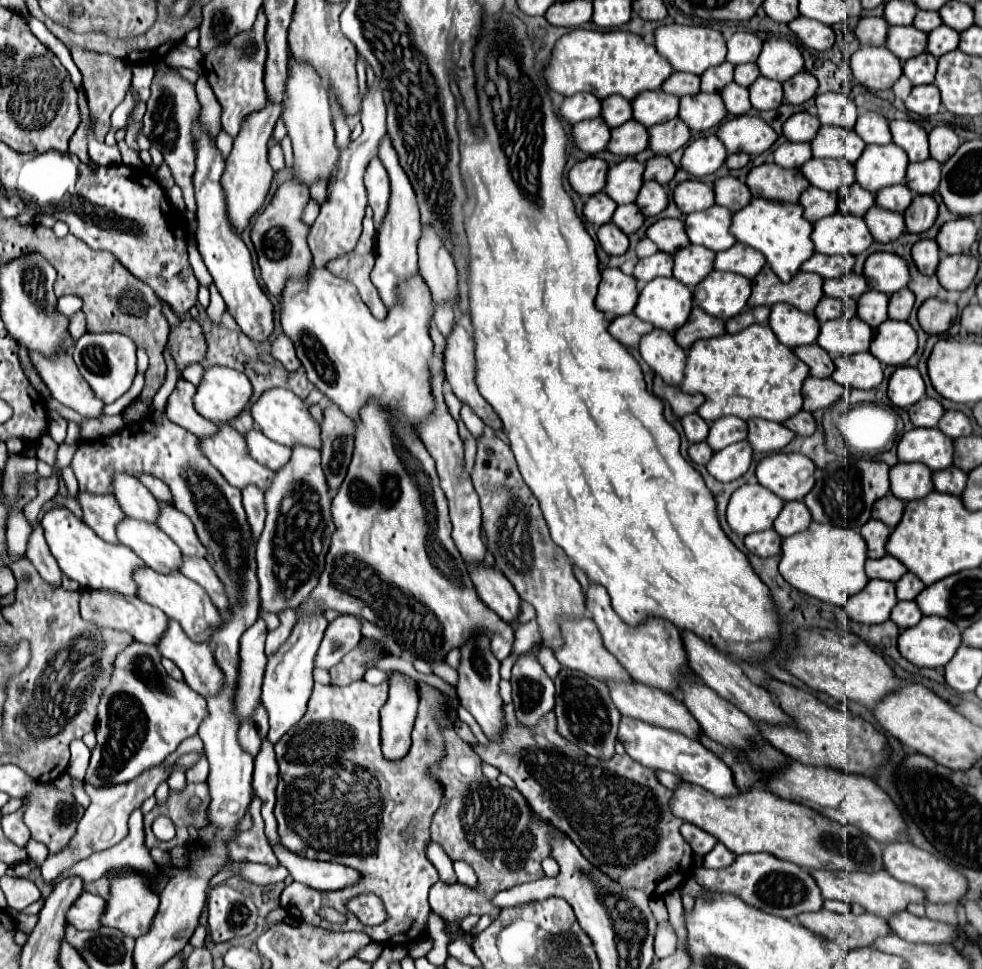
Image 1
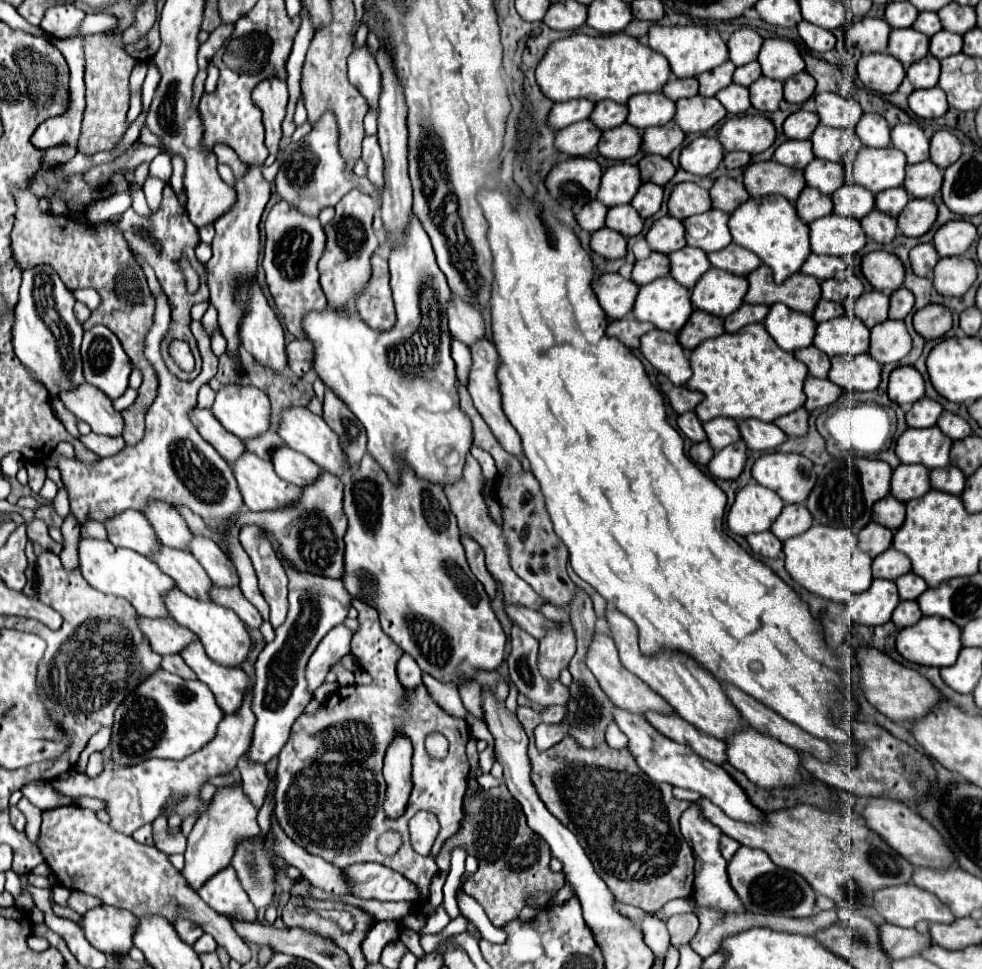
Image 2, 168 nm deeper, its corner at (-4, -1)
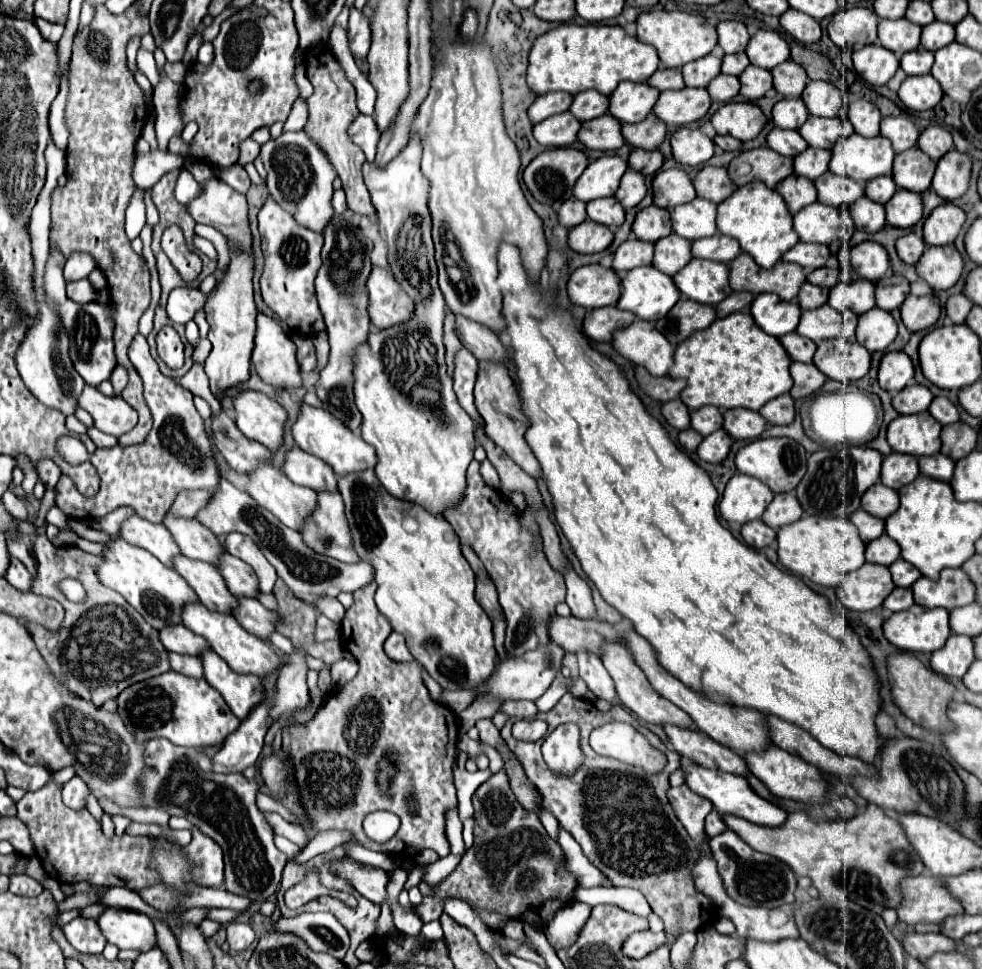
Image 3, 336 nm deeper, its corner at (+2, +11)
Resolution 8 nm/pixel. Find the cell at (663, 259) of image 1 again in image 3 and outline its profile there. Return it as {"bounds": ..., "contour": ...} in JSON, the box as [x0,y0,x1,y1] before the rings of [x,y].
{"bounds":[613,239,655,277],"contour":[[[627,239],[615,251],[613,269],[617,271],[619,277],[623,277],[627,271],[631,271],[635,267],[651,265],[653,263],[653,255],[655,255],[655,245],[653,243],[641,241],[641,239]]]}

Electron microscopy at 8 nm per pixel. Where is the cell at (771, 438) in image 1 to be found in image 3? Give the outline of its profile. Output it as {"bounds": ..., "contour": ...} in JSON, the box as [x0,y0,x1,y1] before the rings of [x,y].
{"bounds":[723,409,767,439],"contour":[[[725,409],[723,429],[735,439],[757,439],[767,427],[767,419],[751,409]]]}

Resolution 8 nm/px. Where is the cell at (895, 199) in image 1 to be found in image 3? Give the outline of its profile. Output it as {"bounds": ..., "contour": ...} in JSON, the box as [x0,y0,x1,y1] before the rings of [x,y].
{"bounds":[865,177,897,203],"contour":[[[879,177],[879,179],[871,179],[865,185],[865,195],[875,201],[875,203],[887,203],[897,191],[897,185],[891,177]]]}

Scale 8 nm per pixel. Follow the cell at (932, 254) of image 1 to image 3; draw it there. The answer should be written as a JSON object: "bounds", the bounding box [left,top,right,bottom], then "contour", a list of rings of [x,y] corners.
{"bounds":[897,233,925,265],"contour":[[[909,233],[909,235],[903,235],[897,239],[897,255],[905,263],[915,265],[919,261],[919,257],[923,255],[923,251],[925,251],[925,241],[923,241],[923,237],[919,237],[915,233]]]}

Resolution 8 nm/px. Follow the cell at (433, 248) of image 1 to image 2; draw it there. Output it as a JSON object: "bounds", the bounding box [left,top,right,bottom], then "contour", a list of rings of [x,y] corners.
{"bounds":[449,297,485,347],"contour":[[[451,297],[449,305],[449,331],[453,339],[465,343],[467,347],[475,345],[485,337],[485,321],[477,309],[471,305],[465,305],[465,301],[457,301]]]}

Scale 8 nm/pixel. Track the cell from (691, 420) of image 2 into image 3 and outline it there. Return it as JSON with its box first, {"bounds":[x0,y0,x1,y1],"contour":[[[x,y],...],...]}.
{"bounds":[661,399,691,429],"contour":[[[673,399],[673,401],[663,403],[661,413],[663,413],[663,417],[667,419],[667,423],[673,425],[675,429],[687,429],[687,427],[691,425],[689,409],[683,405],[681,399]]]}

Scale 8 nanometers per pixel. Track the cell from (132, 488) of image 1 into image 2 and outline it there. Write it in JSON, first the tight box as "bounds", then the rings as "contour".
{"bounds":[145,501,193,551],"contour":[[[153,501],[149,503],[149,509],[145,509],[145,517],[153,525],[163,545],[189,551],[189,541],[193,539],[193,533],[189,531],[185,519],[177,513],[177,509],[165,505],[163,501]]]}

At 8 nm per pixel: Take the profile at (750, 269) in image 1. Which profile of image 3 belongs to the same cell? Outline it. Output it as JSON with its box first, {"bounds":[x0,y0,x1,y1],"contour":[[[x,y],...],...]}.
{"bounds":[691,233,741,263],"contour":[[[717,233],[713,237],[693,241],[691,251],[693,251],[693,257],[699,257],[699,259],[729,263],[729,261],[733,261],[741,253],[741,245],[733,237]]]}

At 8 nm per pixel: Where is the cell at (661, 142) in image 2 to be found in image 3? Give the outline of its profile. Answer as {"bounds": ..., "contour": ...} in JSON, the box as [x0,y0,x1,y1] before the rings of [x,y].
{"bounds":[623,113,667,151],"contour":[[[653,113],[647,115],[647,119],[641,123],[623,125],[623,137],[627,139],[627,143],[645,151],[657,149],[663,143],[665,135],[667,135],[667,125],[659,121],[659,117],[655,117]]]}

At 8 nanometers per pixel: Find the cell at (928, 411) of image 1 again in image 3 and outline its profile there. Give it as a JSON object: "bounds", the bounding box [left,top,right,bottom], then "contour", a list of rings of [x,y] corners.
{"bounds":[893,383,933,415],"contour":[[[911,383],[893,397],[893,407],[901,415],[915,415],[915,413],[927,411],[931,401],[933,401],[933,395],[931,395],[931,391],[927,387]]]}

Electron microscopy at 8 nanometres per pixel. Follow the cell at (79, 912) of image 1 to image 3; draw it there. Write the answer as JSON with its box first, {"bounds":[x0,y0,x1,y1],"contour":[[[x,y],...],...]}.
{"bounds":[97,907,157,951],"contour":[[[107,907],[99,915],[97,925],[107,943],[117,945],[119,949],[149,951],[157,941],[151,919],[137,911]]]}

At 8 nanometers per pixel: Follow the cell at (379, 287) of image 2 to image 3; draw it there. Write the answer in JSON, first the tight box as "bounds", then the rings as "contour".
{"bounds":[367,267,413,329],"contour":[[[373,267],[367,279],[369,293],[369,317],[377,329],[387,329],[401,321],[407,321],[413,311],[413,301],[397,285],[391,271],[385,267]]]}

